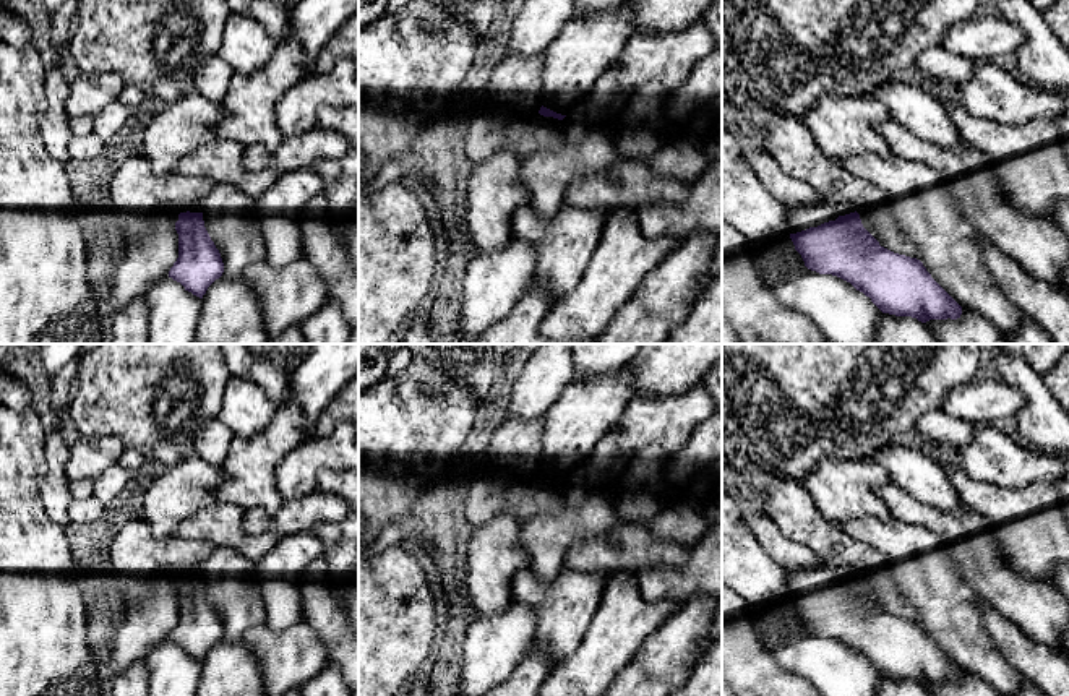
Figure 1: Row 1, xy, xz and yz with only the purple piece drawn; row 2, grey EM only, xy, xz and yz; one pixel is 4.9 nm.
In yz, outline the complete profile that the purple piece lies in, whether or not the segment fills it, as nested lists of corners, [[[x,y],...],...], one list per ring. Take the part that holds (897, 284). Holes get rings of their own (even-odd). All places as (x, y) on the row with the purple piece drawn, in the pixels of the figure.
[[[822,200],[788,206],[790,238],[805,266],[850,282],[882,311],[929,320],[957,320],[962,307],[917,258],[894,253],[863,227],[848,203]]]

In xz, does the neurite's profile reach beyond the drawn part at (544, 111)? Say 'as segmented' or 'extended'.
extended

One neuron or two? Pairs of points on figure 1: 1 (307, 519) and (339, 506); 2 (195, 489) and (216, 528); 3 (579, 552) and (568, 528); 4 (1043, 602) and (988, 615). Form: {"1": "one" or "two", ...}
{"1": "one", "2": "two", "3": "two", "4": "two"}

